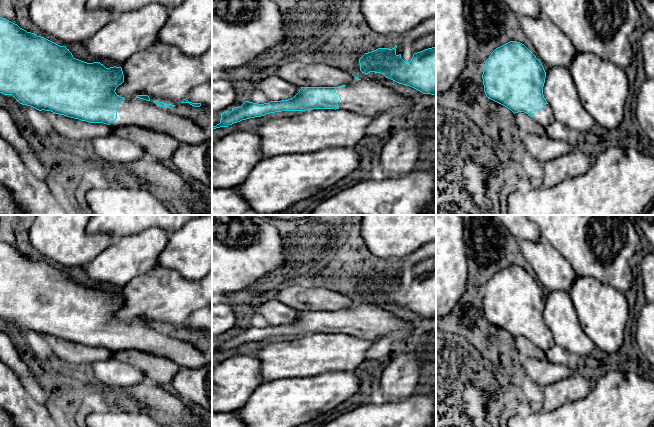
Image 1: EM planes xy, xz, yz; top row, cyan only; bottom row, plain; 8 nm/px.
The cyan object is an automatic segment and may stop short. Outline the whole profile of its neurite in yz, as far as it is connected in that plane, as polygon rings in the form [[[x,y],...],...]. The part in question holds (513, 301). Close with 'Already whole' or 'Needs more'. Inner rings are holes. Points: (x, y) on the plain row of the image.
[[[510,265],[496,272],[485,286],[482,298],[484,316],[514,338],[524,336],[538,348],[547,351],[555,345],[554,337],[543,319],[546,296],[542,287],[524,268]]]. Needs more

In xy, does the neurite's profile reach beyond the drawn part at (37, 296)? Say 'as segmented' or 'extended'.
extended

